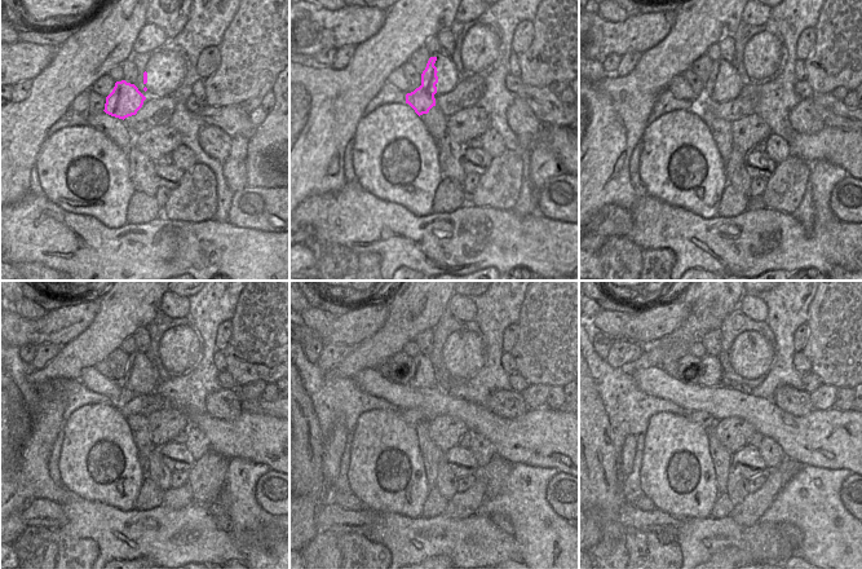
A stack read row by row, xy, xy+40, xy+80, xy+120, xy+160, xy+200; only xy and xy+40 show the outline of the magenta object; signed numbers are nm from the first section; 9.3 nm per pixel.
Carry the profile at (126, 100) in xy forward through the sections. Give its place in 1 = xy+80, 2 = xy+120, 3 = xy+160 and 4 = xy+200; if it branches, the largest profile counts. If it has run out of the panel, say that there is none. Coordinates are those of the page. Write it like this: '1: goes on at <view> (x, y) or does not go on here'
1: goes on at xy+80 (715, 87)
2: goes on at xy+120 (136, 375)
3: goes on at xy+160 (423, 374)
4: goes on at xy+200 (711, 375)

